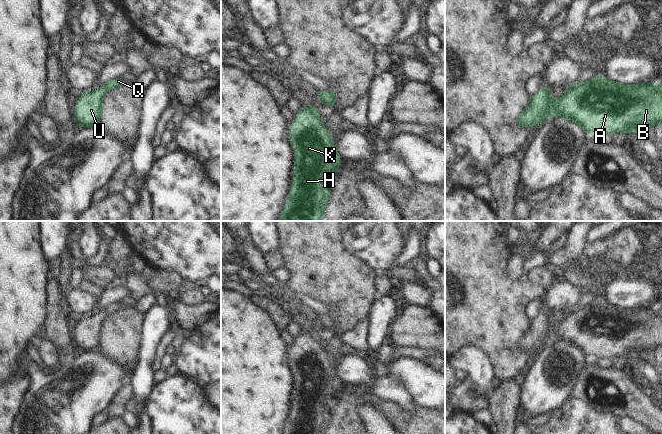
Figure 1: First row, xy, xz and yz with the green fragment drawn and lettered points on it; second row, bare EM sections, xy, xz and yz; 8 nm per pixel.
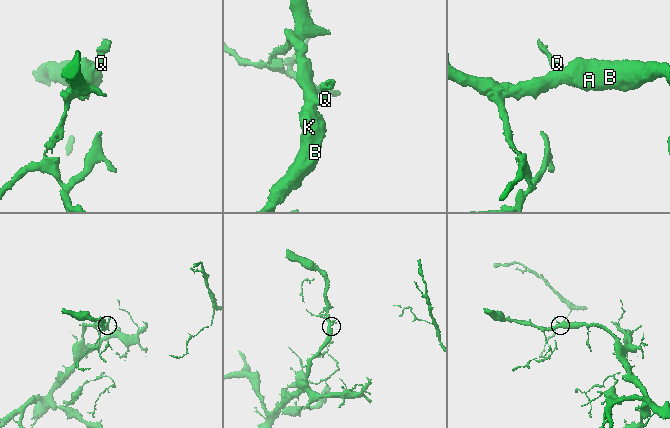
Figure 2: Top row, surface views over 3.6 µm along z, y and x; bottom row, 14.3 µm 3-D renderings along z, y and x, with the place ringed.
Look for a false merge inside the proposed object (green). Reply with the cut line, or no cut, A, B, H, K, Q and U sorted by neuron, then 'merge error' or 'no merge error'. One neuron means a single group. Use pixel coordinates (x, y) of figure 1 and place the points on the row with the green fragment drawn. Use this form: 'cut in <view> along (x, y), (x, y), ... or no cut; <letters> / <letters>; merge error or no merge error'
no cut; A B H K Q U; no merge error

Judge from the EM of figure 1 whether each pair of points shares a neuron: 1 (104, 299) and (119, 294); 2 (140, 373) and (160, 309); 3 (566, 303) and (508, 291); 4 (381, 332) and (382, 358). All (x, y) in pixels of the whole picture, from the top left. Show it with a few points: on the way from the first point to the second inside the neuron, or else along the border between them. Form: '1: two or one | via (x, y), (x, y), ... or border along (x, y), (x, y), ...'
1: one | via (108, 296), (115, 295)
2: one | via (146, 357), (156, 325)
3: two | border along (548, 285), (546, 289)
4: two | border along (388, 345), (373, 357)

